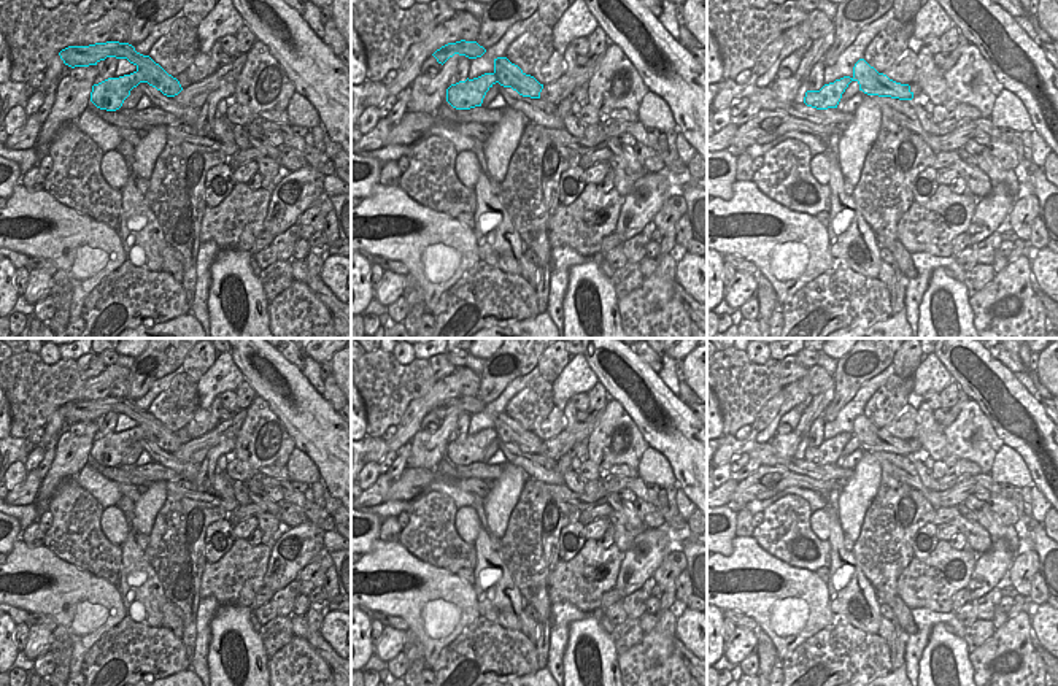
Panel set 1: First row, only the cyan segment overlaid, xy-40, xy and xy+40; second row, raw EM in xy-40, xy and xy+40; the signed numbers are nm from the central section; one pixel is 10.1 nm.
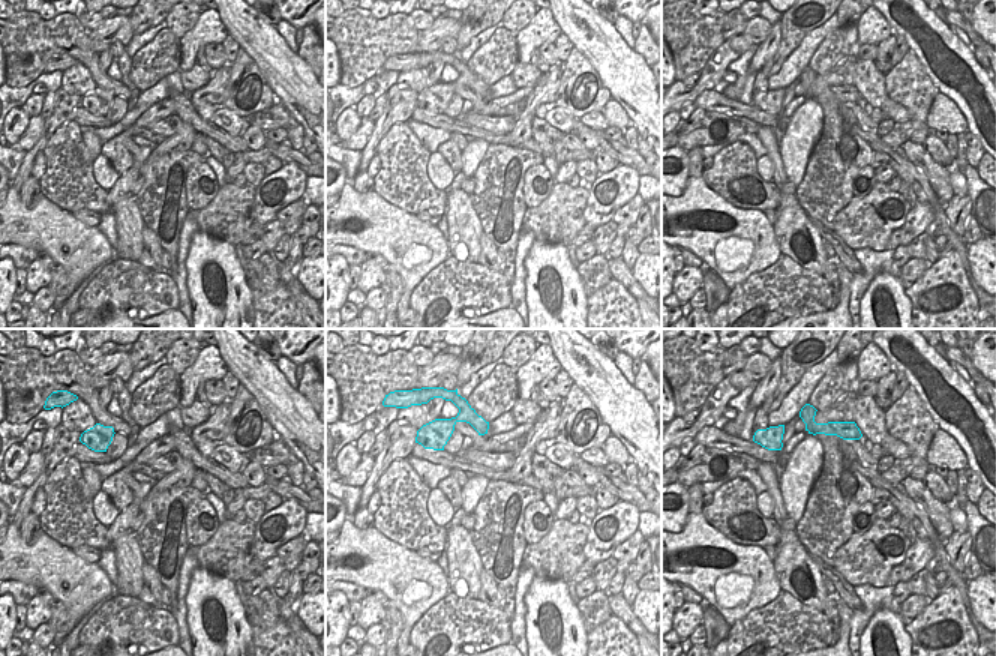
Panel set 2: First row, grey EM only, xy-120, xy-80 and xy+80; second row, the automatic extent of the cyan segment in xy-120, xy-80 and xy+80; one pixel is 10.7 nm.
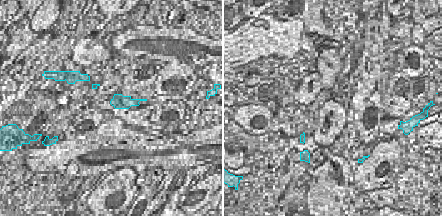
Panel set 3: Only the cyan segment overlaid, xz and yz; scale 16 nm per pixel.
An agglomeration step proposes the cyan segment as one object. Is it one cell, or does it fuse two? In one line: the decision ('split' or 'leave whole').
split

